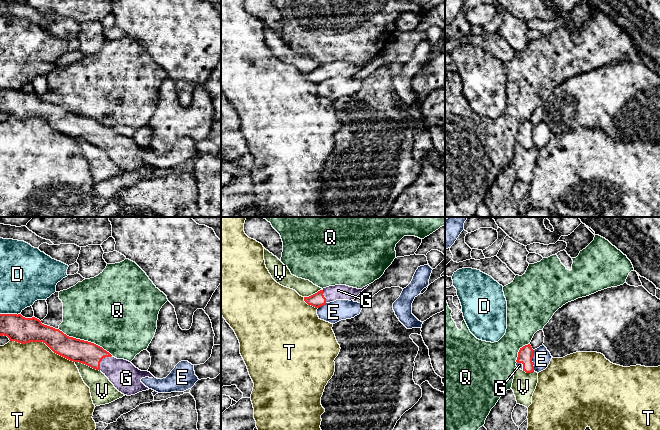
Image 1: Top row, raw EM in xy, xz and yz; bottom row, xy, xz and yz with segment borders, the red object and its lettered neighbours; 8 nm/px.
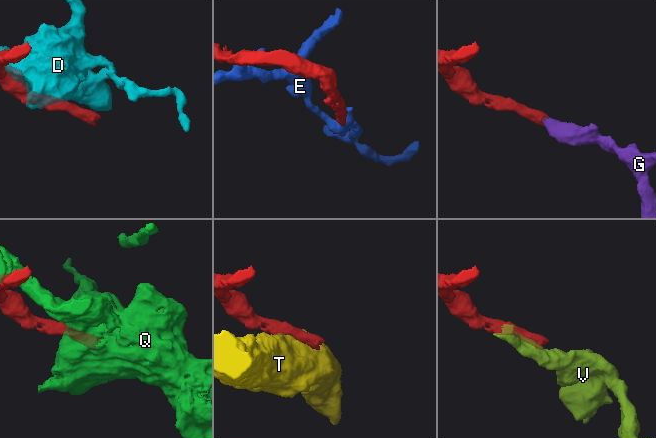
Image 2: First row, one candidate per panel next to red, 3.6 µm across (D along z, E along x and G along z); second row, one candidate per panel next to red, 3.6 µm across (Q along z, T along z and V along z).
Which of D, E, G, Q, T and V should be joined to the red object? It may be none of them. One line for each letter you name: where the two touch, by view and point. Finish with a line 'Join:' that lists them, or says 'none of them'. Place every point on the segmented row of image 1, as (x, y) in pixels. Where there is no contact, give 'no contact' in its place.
G: meets red in xy at (101, 360)
Join: G

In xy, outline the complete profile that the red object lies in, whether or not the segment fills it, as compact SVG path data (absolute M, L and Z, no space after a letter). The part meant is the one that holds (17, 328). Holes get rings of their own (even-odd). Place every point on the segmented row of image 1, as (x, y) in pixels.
M0 314L0 336L3 335L10 341L21 344L43 342L54 353L101 371L119 392L127 396L149 390L141 379L154 377L150 372L139 370L127 360L113 357L102 347L69 337L59 329L42 324L35 317Z

